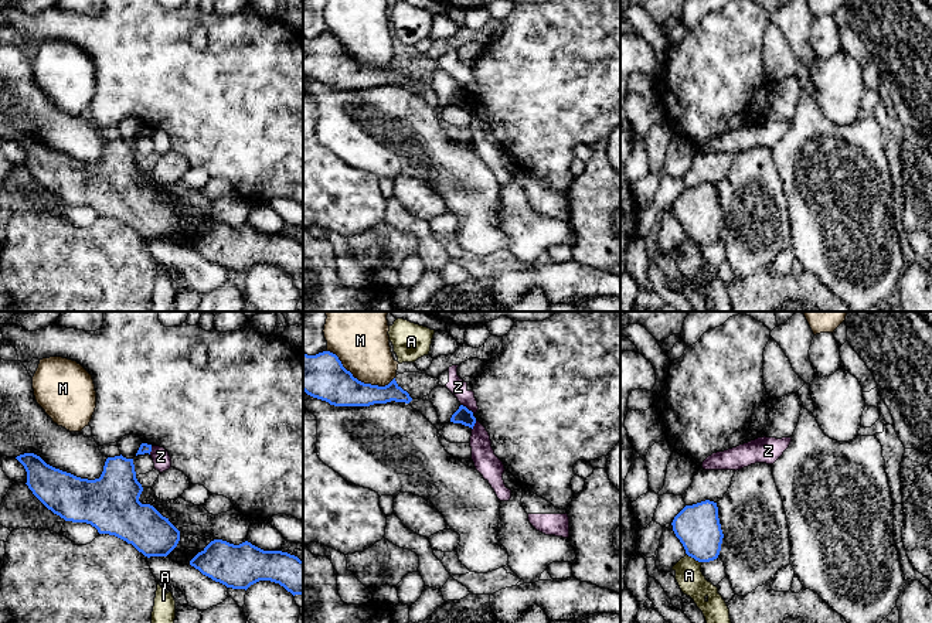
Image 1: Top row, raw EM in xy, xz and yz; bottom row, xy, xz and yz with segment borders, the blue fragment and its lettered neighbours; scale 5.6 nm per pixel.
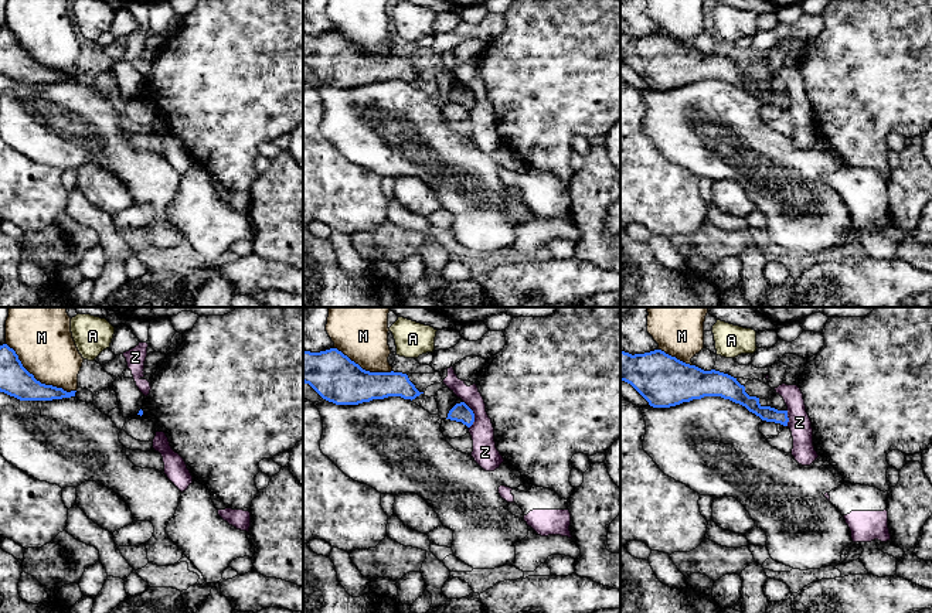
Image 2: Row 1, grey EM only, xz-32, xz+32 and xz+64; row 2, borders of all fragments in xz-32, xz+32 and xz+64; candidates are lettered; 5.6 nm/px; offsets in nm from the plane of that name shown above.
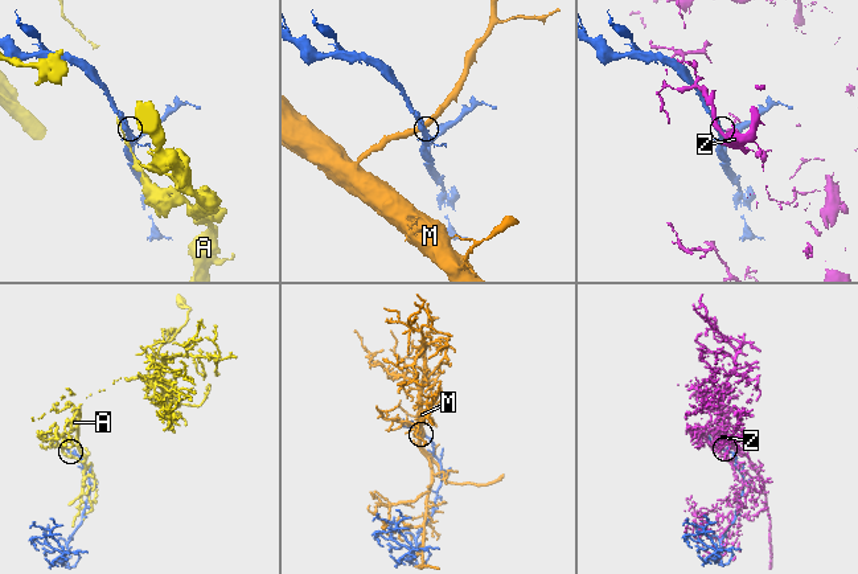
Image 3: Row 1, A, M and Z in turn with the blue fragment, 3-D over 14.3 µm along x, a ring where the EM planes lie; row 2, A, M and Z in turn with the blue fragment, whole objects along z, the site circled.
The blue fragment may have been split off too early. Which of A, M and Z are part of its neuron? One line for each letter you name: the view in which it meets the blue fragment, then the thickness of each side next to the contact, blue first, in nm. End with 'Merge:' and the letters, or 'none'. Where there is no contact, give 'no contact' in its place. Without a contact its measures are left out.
Merge: none

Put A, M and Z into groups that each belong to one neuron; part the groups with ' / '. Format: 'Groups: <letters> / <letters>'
Groups: A / M / Z

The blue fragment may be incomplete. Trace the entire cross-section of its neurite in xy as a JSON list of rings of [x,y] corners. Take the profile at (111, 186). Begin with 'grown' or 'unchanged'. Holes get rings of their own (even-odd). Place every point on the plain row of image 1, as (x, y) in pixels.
unchanged | [[[34,136],[16,140],[27,154],[27,168],[54,197],[65,204],[86,205],[99,217],[132,227],[144,239],[167,239],[180,214],[153,188],[142,187],[143,174],[133,142],[108,140],[99,161],[76,160],[47,147]]]

